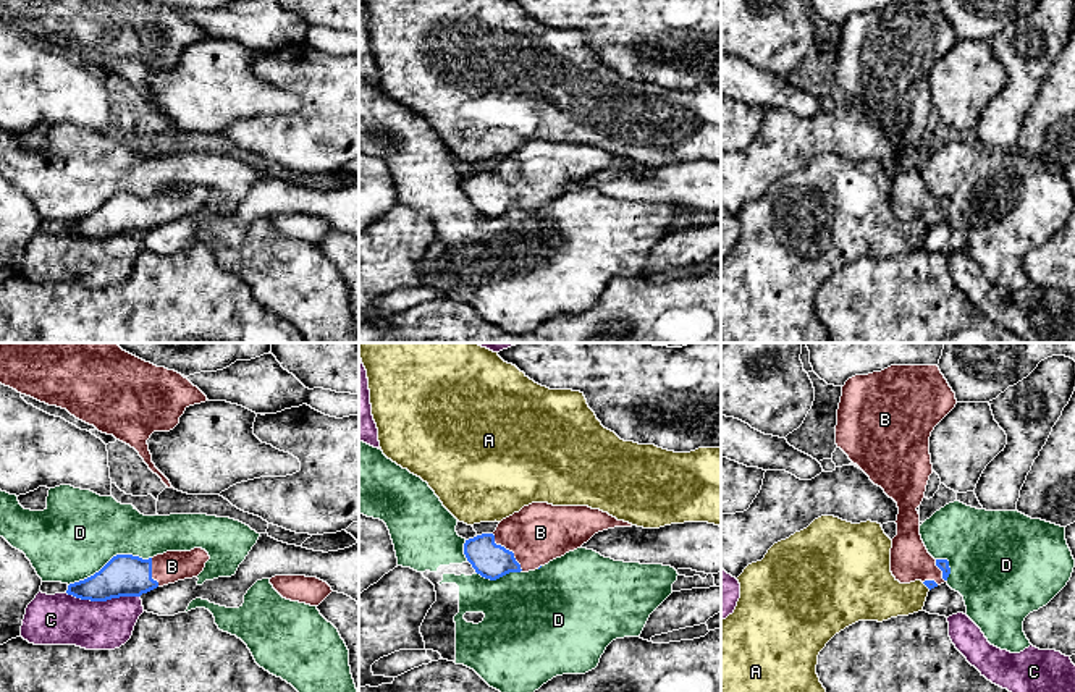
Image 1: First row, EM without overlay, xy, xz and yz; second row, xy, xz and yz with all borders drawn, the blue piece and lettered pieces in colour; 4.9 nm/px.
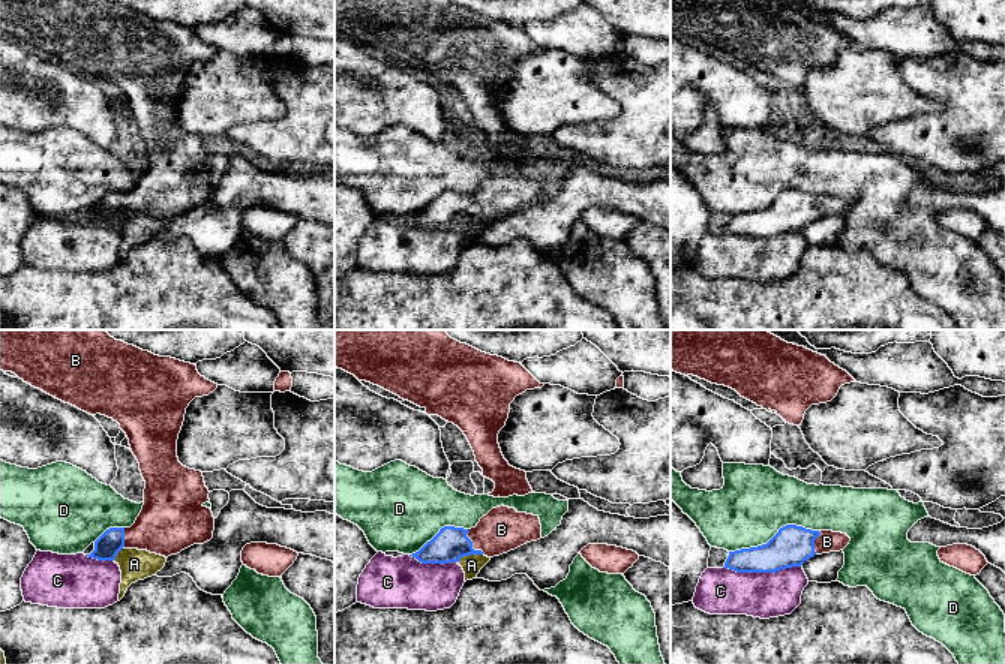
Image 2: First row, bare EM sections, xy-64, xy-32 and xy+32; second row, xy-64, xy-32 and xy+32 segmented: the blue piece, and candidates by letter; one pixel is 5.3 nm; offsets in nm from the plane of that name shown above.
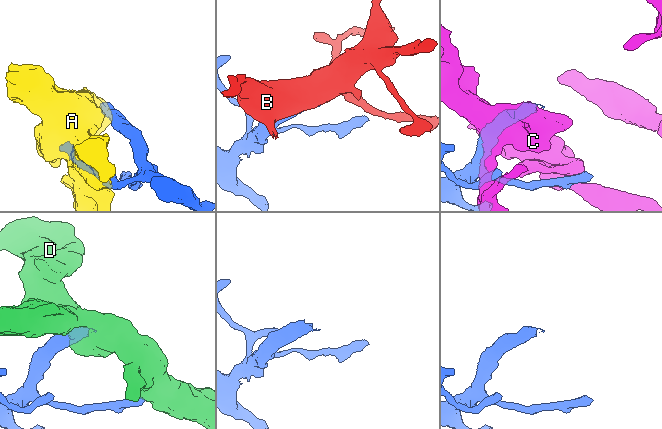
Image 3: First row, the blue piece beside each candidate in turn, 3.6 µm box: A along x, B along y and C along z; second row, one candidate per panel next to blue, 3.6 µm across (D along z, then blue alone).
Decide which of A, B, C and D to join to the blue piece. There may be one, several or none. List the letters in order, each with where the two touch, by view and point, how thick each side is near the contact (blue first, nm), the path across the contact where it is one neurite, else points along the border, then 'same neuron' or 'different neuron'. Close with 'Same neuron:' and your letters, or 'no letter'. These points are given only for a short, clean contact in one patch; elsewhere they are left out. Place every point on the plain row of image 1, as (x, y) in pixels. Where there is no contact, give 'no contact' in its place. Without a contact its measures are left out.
A: yz (927, 223) | 50/240 nm | different neuron
B: xz (508, 188) | 180/300 nm | across xz (492, 199), (508, 188), (540, 170) | same neuron
C: xy (104, 238) | 200/260 nm | different neuron
D: xy (110, 198) | 200/400 nm | different neuron
Same neuron: B

